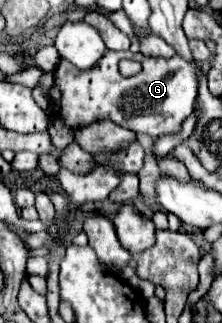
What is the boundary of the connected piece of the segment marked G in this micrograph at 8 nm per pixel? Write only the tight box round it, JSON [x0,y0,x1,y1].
[50,51,196,137]

